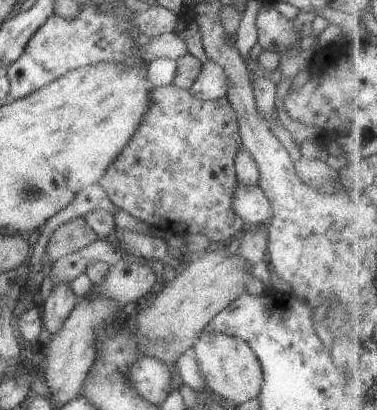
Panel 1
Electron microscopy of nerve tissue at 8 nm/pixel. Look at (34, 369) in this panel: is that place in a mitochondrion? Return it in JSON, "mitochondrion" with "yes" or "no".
{"mitochondrion":"no"}

